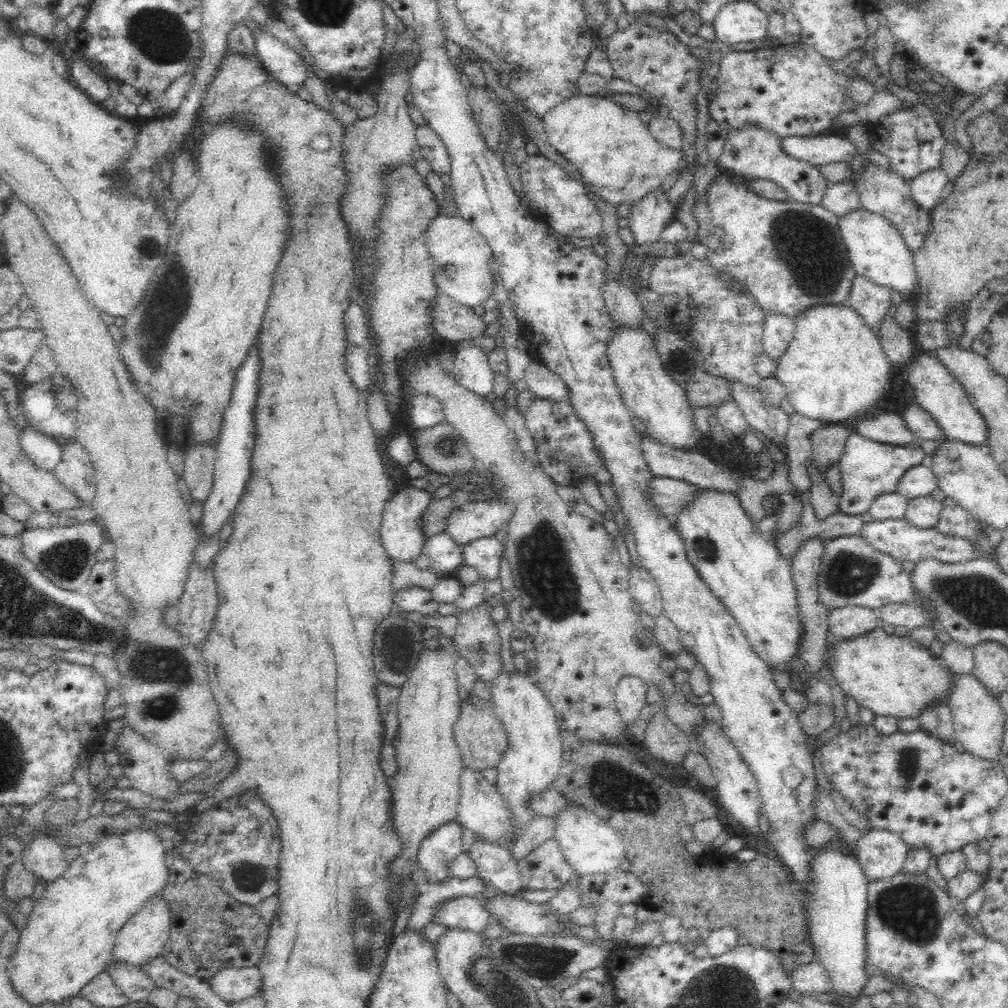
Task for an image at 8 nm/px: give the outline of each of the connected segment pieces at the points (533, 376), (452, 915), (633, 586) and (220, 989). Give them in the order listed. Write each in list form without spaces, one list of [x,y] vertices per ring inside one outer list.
[[[536,360],[528,365],[524,381],[533,398],[553,401],[566,401],[568,398],[566,383]]]
[[[463,896],[446,901],[436,914],[434,922],[440,922],[448,929],[471,930],[479,935],[490,922],[486,905],[478,896]]]
[[[634,568],[630,574],[630,595],[642,611],[656,621],[664,614],[661,593],[655,579],[643,568]]]
[[[257,966],[224,968],[208,979],[211,989],[222,1000],[238,1002],[252,996],[262,986],[262,973]]]

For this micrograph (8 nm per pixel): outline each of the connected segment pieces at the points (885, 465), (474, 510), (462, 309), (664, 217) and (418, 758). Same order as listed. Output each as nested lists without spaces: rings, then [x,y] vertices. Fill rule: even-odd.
[[[852,431],[838,464],[843,482],[839,511],[850,515],[868,512],[876,497],[896,490],[898,481],[909,468],[926,462],[927,456],[922,451],[922,447],[894,446],[874,442]]]
[[[504,498],[500,501],[468,500],[462,506],[453,507],[450,510],[450,514],[444,520],[444,530],[442,531],[446,531],[456,544],[466,545],[472,540],[493,535],[496,530],[505,530],[512,518],[512,512],[514,512],[514,507],[508,501],[504,501]]]
[[[438,294],[432,302],[432,333],[451,341],[471,340],[483,336],[486,325],[472,309],[453,298]]]
[[[658,188],[632,204],[630,208],[627,220],[628,228],[634,235],[632,246],[655,243],[660,247],[662,230],[675,220],[677,205],[668,201],[662,189]]]
[[[422,642],[416,668],[400,686],[399,726],[395,738],[398,770],[388,780],[394,828],[402,843],[401,856],[410,860],[416,859],[416,852],[428,834],[455,818],[460,774],[465,768],[453,729],[464,699],[455,669],[458,652],[454,645],[430,649],[425,642]]]

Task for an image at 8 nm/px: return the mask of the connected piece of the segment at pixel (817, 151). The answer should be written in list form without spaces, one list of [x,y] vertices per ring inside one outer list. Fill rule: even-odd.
[[[838,134],[829,136],[787,137],[781,140],[782,149],[791,158],[814,166],[844,162],[849,164],[858,155],[856,146]]]

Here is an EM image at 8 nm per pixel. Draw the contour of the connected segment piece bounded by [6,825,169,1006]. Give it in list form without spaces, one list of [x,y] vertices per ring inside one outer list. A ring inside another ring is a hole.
[[[140,826],[120,835],[103,837],[100,843],[88,846],[71,864],[64,874],[49,882],[43,897],[36,901],[27,918],[27,926],[19,933],[15,953],[7,958],[6,968],[14,990],[26,1002],[34,1005],[52,1002],[67,1002],[88,984],[97,974],[104,971],[110,959],[119,930],[136,914],[141,906],[153,896],[158,896],[166,886],[169,870],[167,865],[168,844],[157,836],[155,829]]]

